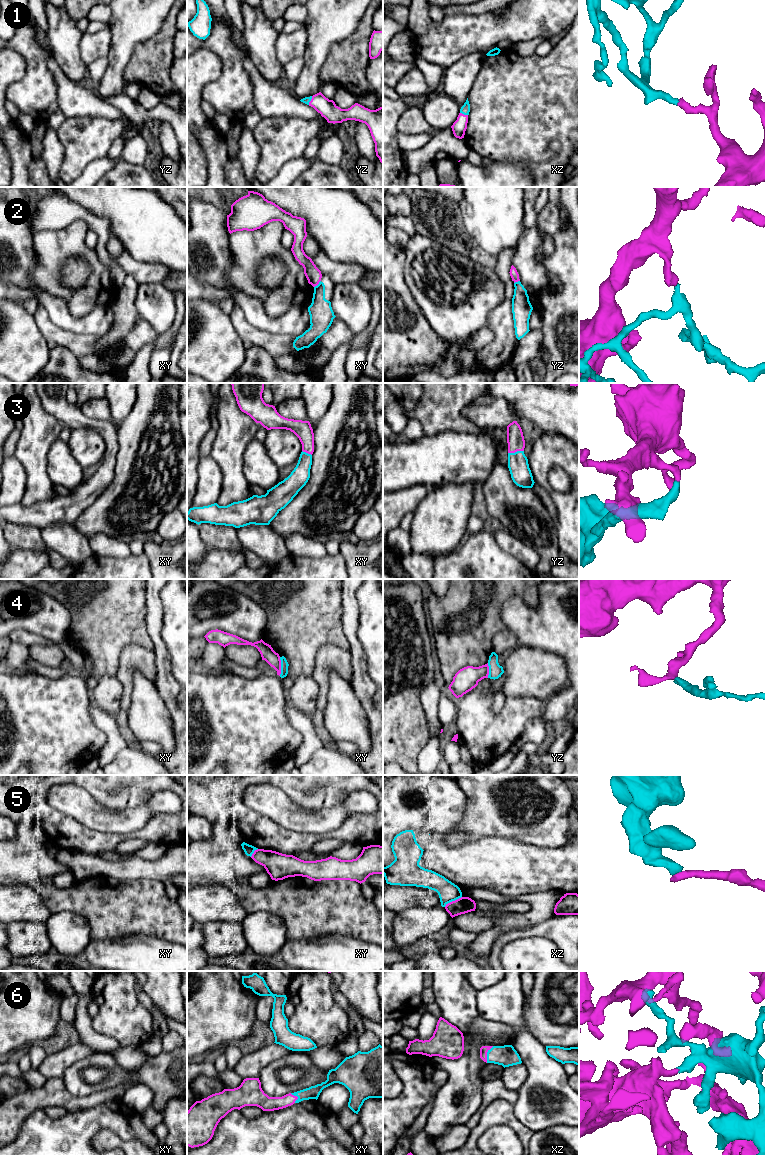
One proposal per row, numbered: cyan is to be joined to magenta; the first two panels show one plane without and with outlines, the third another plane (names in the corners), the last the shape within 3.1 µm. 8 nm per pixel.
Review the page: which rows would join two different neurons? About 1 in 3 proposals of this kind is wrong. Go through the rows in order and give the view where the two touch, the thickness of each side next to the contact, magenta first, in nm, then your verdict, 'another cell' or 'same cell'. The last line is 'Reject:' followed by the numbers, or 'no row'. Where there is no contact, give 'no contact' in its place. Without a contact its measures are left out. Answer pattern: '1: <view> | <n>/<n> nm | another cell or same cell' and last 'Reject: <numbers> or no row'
1: yz | 150/60 nm | same cell
2: xy | 120/190 nm | another cell
3: yz | 140/160 nm | same cell
4: xy | 110/60 nm | another cell
5: xz | 130/160 nm | another cell
6: xz | 60/170 nm | same cell
Reject: 2, 4, 5

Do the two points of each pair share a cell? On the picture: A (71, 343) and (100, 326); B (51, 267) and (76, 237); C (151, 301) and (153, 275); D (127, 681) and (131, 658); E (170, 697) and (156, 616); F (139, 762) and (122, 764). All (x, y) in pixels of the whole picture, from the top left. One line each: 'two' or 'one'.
A: two
B: one
C: two
D: one
E: one
F: one

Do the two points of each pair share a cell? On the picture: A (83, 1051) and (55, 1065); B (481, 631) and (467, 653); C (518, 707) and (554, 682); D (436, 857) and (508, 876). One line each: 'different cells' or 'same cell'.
A: same cell
B: same cell
C: different cells
D: same cell

